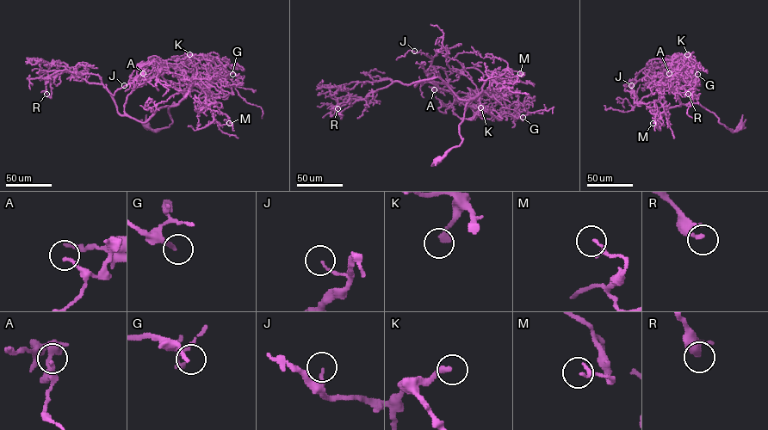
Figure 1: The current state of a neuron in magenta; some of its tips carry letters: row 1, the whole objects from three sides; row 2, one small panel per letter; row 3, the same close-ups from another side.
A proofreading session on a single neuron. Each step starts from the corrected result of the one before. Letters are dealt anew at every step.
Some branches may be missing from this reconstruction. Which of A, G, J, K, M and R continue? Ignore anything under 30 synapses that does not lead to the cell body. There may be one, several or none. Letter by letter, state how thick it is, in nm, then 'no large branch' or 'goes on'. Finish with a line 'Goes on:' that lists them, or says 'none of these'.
A: calibre 160 nm; no large branch
G: calibre 180 nm; no large branch
J: calibre 120 nm; no large branch
K: calibre 300 nm; no large branch
M: calibre 100 nm; no large branch
R: calibre 220 nm; no large branch
Goes on: none of these

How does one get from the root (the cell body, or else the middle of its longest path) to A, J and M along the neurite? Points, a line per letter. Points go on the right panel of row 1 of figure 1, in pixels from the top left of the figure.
A: (740, 125), (733, 132), (699, 104), (682, 104), (678, 89), (681, 69), (669, 61), (673, 72), (669, 73)
J: (740, 125), (733, 132), (699, 104), (682, 104), (678, 89), (681, 69), (672, 61), (651, 59), (631, 85)
M: (740, 125), (733, 132), (713, 113), (698, 103), (682, 104), (672, 88), (659, 83), (653, 123)

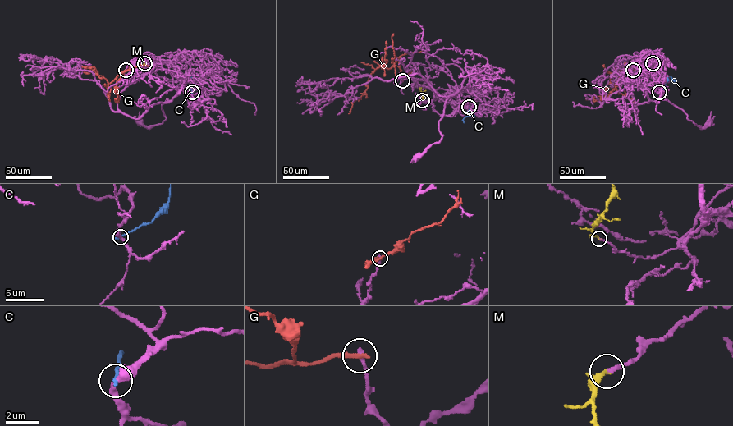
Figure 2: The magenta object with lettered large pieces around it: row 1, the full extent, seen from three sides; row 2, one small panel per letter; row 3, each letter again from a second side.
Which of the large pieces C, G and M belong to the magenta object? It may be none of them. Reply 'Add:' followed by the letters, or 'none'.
Add: M

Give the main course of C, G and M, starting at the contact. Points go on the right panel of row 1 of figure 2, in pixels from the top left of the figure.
C: (659, 92), (664, 88), (668, 76), (675, 80)
G: (633, 70), (612, 73), (611, 87), (617, 77), (620, 83), (617, 78), (629, 69), (652, 66), (666, 75)
M: (652, 63), (649, 68), (639, 66)

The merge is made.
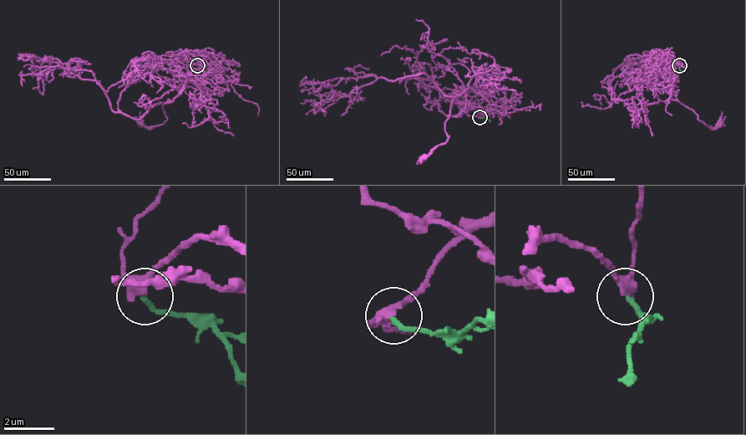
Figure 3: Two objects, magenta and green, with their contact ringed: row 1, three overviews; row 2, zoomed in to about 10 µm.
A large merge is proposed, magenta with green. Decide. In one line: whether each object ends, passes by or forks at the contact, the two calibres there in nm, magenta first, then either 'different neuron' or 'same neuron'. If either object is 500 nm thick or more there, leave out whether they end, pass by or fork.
magenta passes by; green ends there; 400 nm thick on the magenta side, 190 nm on the other; same neuron

